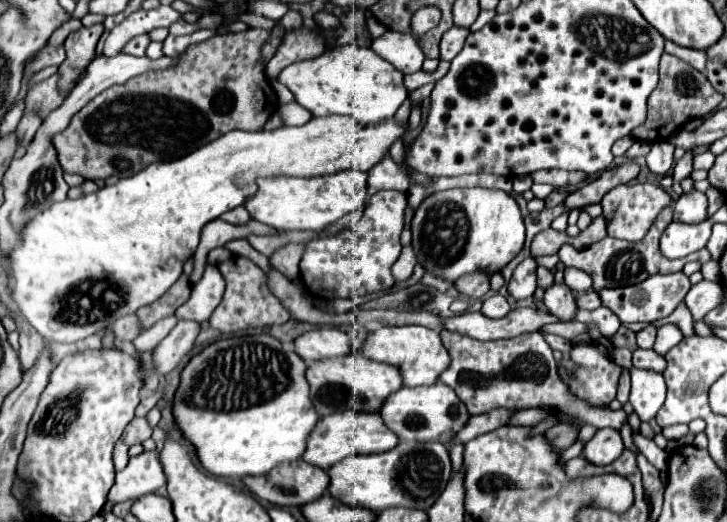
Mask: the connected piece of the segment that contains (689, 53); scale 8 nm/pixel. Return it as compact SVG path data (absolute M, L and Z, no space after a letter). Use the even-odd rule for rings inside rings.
M666 41L664 51L666 51L666 53L672 53L674 57L680 57L680 59L686 61L686 63L690 63L694 69L704 71L704 63L706 63L706 55L704 55L704 51L688 49L688 47L680 47L680 45L672 43L672 41Z

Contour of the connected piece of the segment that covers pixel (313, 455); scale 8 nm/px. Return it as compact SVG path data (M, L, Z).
M342 411L336 415L322 417L316 425L316 431L312 431L312 439L308 439L308 447L302 455L306 463L312 463L324 471L328 471L338 461L352 457L352 455L372 455L372 453L384 453L398 445L398 435L394 435L384 419L378 413L362 413L362 411Z

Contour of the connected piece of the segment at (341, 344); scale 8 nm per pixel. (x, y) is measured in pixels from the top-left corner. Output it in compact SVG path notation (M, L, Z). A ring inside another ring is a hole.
M322 327L300 335L296 341L296 353L306 363L316 363L328 357L342 357L360 351L362 345L354 345L350 335L338 327Z

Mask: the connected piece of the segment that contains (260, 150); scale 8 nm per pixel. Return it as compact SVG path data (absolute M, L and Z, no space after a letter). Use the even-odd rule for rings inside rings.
M332 115L312 117L300 127L278 127L274 131L230 131L186 157L150 163L136 175L120 179L114 185L106 185L96 193L52 203L52 207L38 213L20 229L20 241L4 257L2 267L8 275L10 297L28 323L50 341L74 343L86 339L88 335L102 333L116 319L158 301L182 275L184 261L196 253L202 227L218 219L222 213L244 205L246 199L258 191L258 177L316 177L344 169L368 171L382 159L390 145L404 133L404 129L406 125L402 127L392 119L378 125L360 127L354 119ZM86 279L112 281L118 293L104 293L96 303L90 299L90 307L86 305L86 311L64 311L66 295Z

